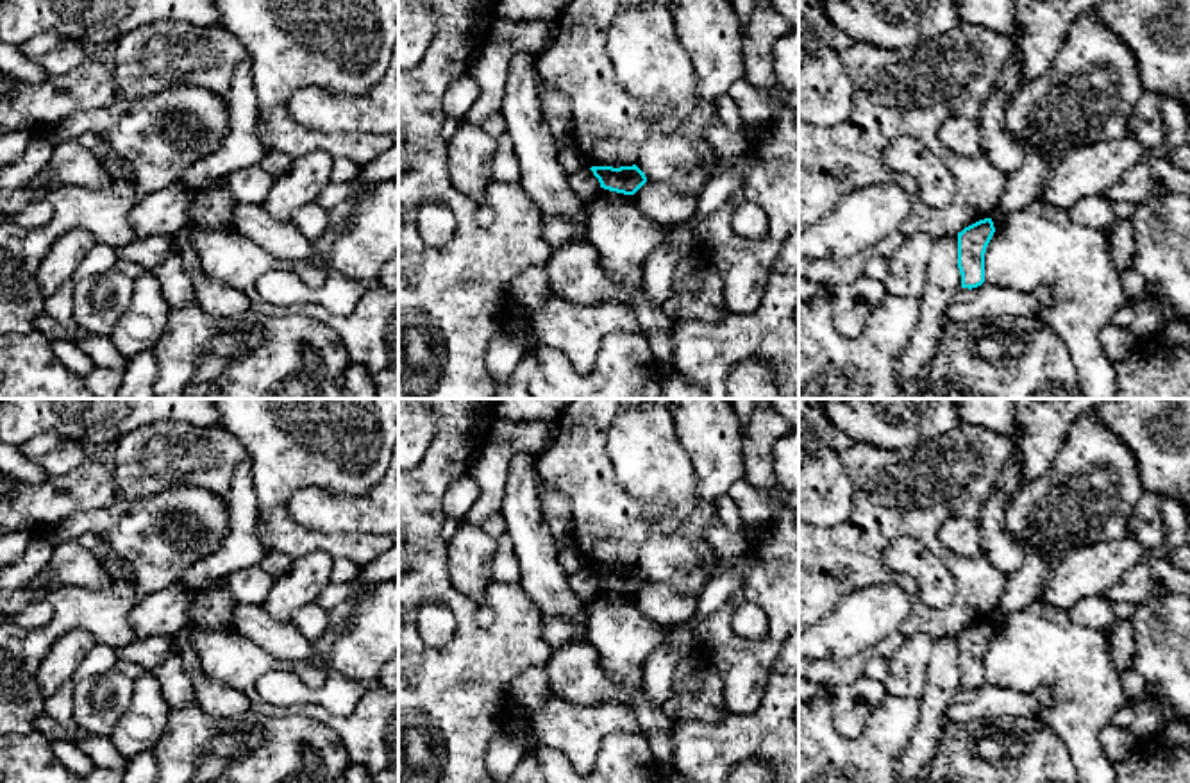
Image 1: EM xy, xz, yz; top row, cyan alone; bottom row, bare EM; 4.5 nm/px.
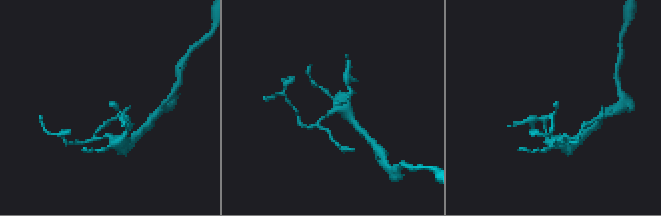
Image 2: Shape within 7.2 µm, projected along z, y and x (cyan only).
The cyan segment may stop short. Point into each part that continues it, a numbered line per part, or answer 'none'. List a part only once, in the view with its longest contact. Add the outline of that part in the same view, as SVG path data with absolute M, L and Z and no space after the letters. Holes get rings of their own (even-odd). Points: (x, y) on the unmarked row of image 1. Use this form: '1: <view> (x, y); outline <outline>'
none

